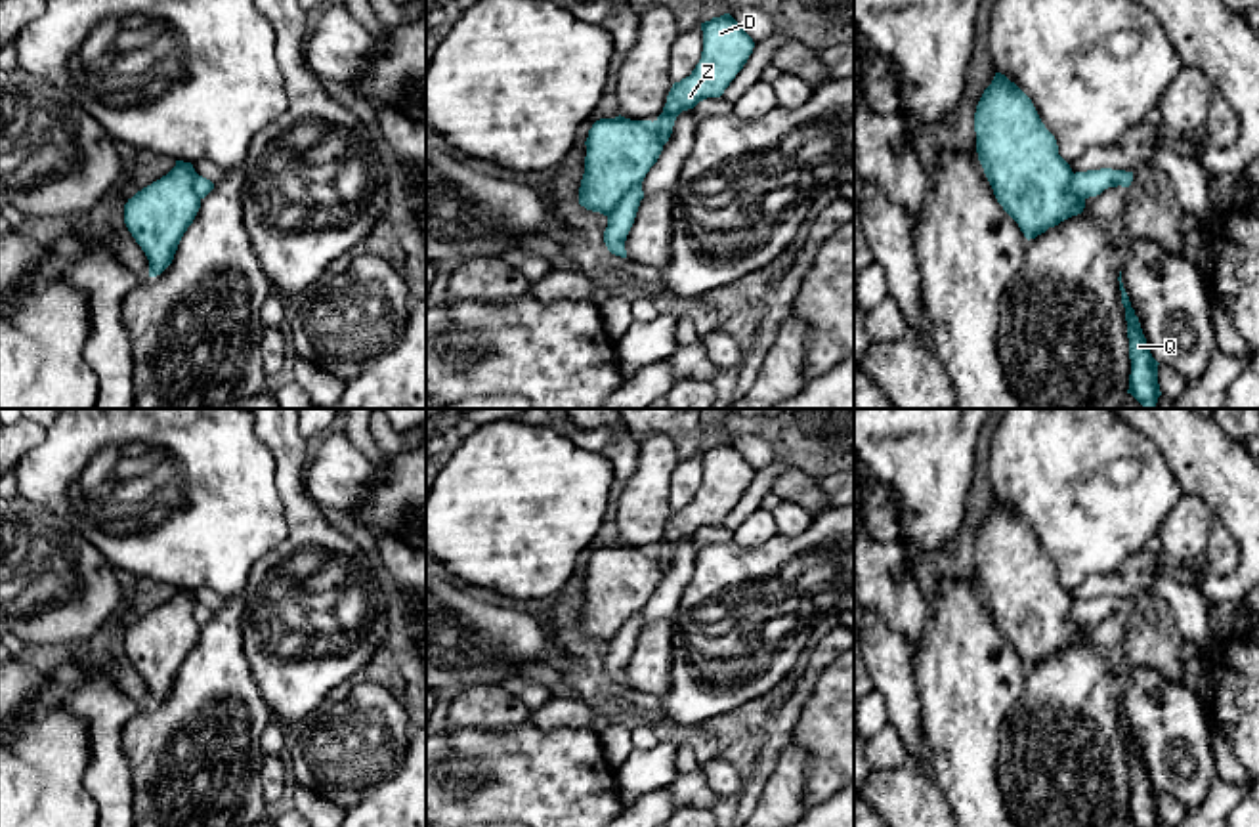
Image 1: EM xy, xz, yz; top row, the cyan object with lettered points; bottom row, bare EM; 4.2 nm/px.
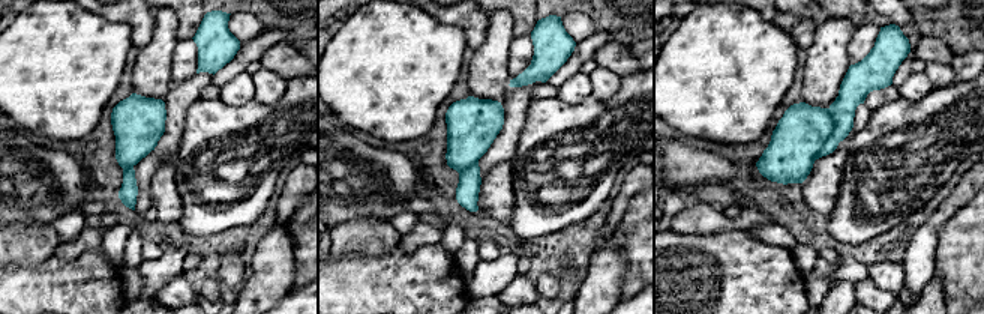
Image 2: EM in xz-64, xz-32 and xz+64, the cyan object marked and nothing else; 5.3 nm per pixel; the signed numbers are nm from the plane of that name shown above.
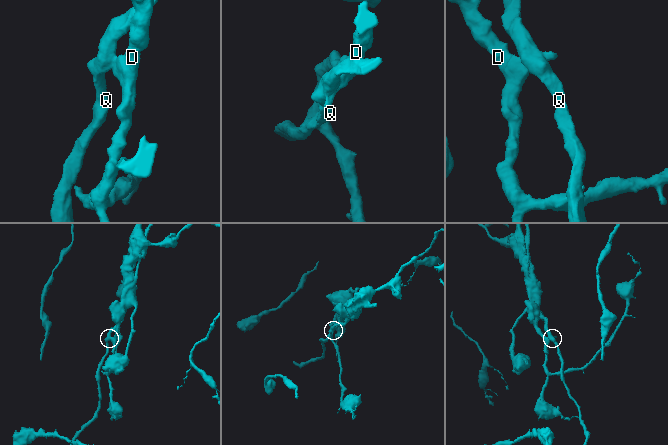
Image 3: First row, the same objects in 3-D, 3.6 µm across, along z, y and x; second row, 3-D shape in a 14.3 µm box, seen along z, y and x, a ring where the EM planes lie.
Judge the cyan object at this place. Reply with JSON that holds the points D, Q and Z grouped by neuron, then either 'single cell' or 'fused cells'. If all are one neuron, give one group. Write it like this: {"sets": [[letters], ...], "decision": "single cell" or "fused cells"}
{"sets": [["D", "Q", "Z"]], "decision": "single cell"}

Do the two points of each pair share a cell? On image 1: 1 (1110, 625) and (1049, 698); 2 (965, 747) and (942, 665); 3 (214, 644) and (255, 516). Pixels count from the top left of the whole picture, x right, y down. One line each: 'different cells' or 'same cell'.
1: same cell
2: same cell
3: different cells

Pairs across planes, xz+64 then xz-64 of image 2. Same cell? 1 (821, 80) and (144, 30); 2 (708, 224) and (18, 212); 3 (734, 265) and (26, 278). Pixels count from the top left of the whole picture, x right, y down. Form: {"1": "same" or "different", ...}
{"1": "different", "2": "different", "3": "same"}

